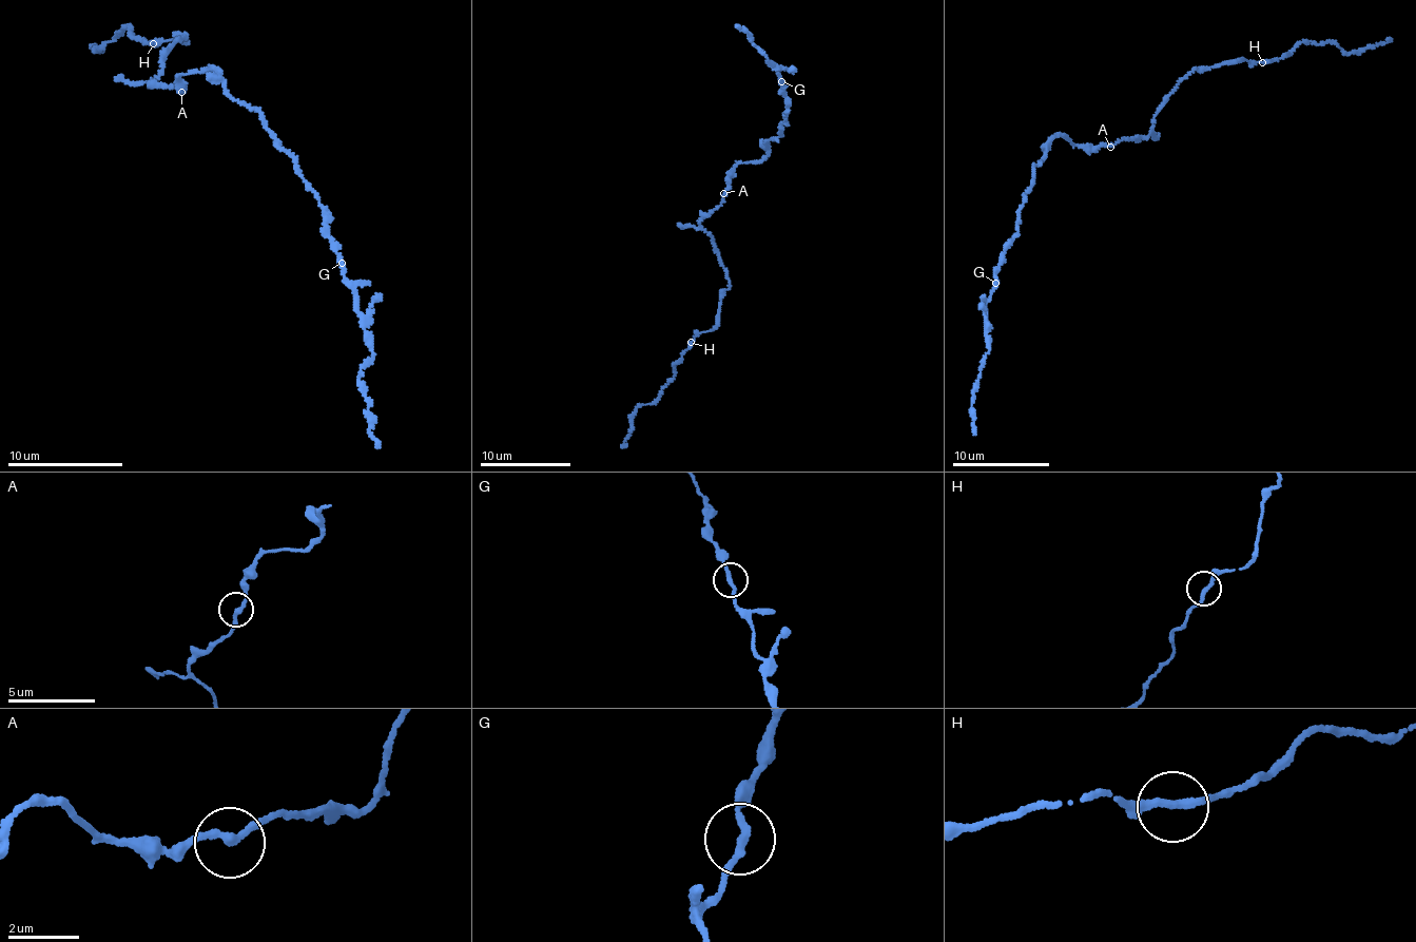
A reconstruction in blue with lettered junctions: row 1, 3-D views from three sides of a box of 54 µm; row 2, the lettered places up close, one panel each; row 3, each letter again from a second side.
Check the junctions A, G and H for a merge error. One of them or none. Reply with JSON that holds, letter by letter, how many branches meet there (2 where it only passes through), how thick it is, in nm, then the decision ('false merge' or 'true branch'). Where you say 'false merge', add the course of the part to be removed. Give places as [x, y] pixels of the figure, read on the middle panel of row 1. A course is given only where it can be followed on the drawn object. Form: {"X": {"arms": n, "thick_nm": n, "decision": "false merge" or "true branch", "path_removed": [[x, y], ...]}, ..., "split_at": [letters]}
{"A": {"arms": 2, "thick_nm": 200, "decision": "true branch"}, "G": {"arms": 2, "thick_nm": 200, "decision": "true branch"}, "H": {"arms": 2, "thick_nm": 200, "decision": "true branch"}, "split_at": []}

